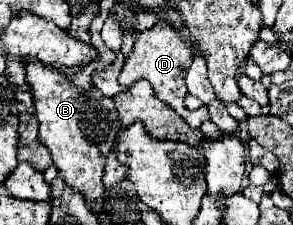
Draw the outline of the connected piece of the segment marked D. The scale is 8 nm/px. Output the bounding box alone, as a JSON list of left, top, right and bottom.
[118,19,210,127]

